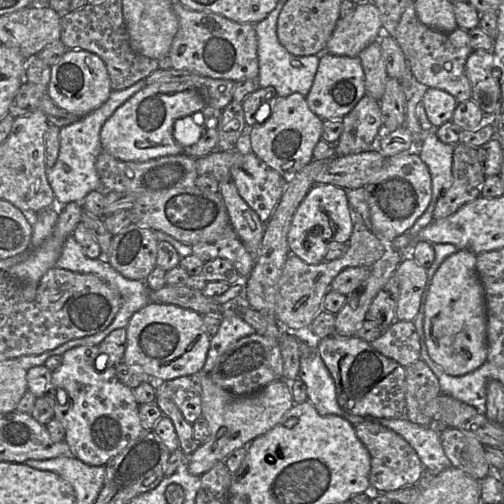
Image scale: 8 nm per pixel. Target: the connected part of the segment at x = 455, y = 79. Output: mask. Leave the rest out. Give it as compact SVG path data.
M417 21L413 43L407 42L404 56L417 82L428 88L444 90L460 103L471 98L471 85L465 73L465 64L472 51L468 31L458 27L444 33Z

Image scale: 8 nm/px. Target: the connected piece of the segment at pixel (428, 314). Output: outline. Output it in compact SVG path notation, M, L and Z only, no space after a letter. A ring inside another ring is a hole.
M458 250L446 257L434 273L425 303L423 330L430 358L446 374L462 376L476 370L487 361L487 311L474 253Z

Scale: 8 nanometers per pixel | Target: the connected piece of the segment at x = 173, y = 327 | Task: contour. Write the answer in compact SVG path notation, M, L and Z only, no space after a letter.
M155 302L132 315L126 326L126 336L122 362L139 367L154 382L199 372L205 364L211 339L200 313L174 304Z

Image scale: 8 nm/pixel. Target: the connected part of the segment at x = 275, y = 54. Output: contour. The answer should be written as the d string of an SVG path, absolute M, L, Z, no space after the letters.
M278 1L275 9L267 17L255 24L258 40L258 86L274 87L279 97L286 97L293 93L300 93L307 97L319 66L320 55L295 56L282 46L277 35L277 24L285 3L285 1Z

